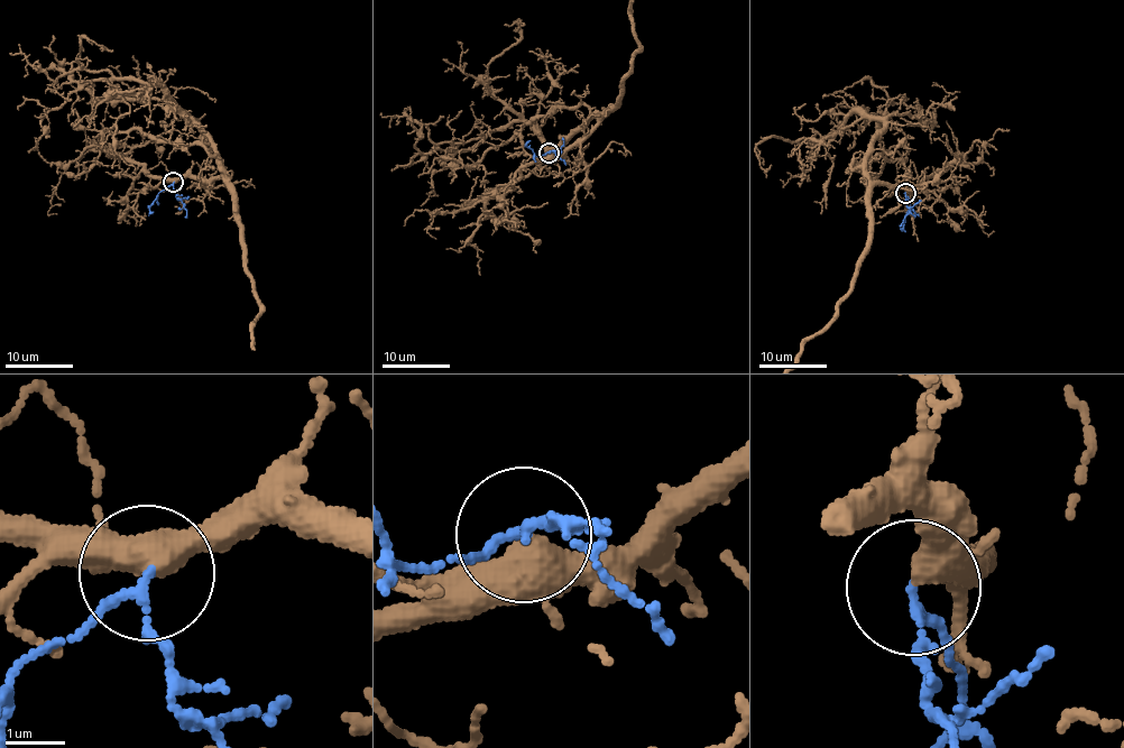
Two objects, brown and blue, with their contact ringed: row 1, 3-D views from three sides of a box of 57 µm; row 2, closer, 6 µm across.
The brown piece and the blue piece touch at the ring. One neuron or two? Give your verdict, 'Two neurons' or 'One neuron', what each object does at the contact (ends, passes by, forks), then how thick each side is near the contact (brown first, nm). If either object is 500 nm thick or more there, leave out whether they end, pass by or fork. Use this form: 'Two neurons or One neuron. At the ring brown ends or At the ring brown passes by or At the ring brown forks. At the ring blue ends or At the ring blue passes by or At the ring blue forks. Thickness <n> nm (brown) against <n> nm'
One neuron. At the ring brown forks. At the ring blue passes by. Thickness 340 nm (brown) against 110 nm

